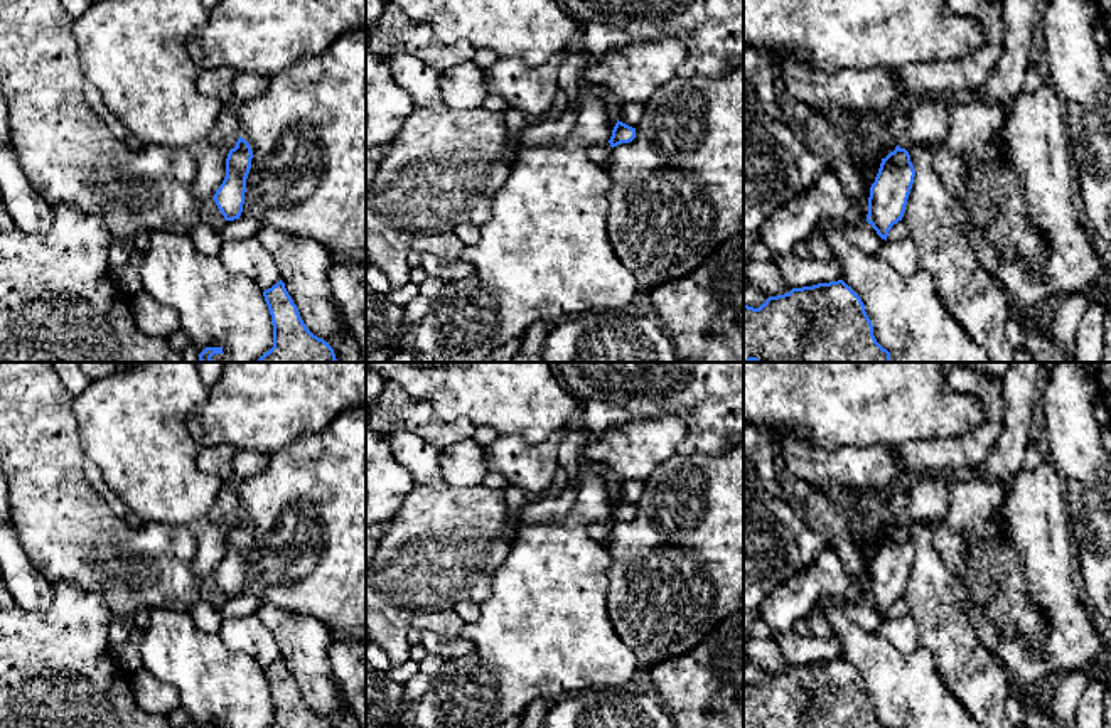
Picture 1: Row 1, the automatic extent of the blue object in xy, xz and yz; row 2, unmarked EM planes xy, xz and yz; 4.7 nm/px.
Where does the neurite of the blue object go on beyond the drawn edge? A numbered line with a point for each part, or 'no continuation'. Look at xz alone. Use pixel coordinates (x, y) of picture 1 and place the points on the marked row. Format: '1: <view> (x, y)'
1: xz (599, 154)

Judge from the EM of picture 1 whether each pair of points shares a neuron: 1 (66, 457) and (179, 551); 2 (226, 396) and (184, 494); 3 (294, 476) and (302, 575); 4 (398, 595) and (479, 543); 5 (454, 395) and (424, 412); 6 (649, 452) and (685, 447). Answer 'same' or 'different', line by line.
1: same
2: different
3: same
4: same
5: different
6: different

